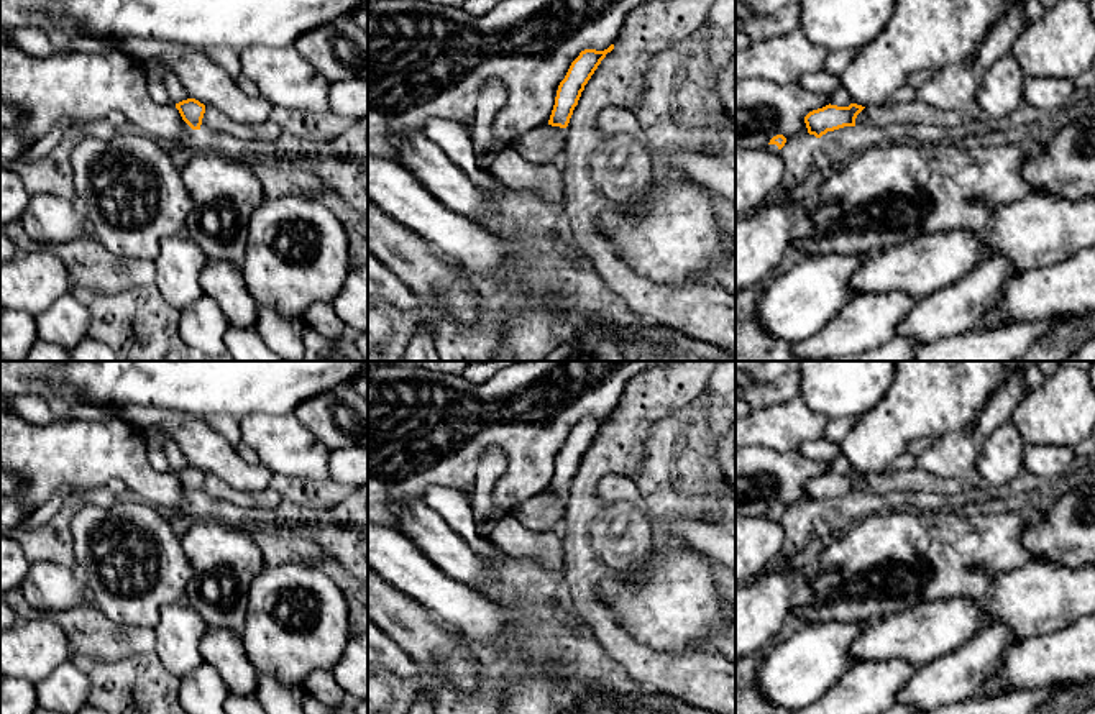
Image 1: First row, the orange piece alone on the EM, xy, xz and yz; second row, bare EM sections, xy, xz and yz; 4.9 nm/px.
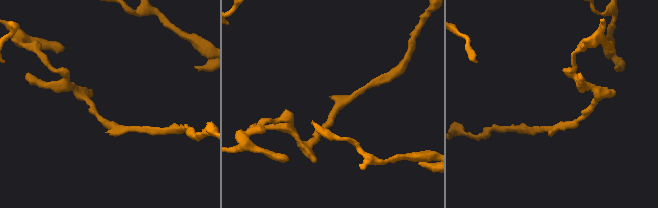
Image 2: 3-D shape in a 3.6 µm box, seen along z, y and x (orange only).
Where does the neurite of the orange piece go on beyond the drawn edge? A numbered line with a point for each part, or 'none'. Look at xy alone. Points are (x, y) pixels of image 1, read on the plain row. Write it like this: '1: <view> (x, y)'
none

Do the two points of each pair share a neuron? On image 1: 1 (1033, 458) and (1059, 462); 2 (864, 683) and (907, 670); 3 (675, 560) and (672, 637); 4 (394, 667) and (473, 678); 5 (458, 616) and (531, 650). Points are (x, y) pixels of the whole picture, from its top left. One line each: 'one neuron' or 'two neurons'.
1: one neuron
2: one neuron
3: one neuron
4: two neurons
5: one neuron

